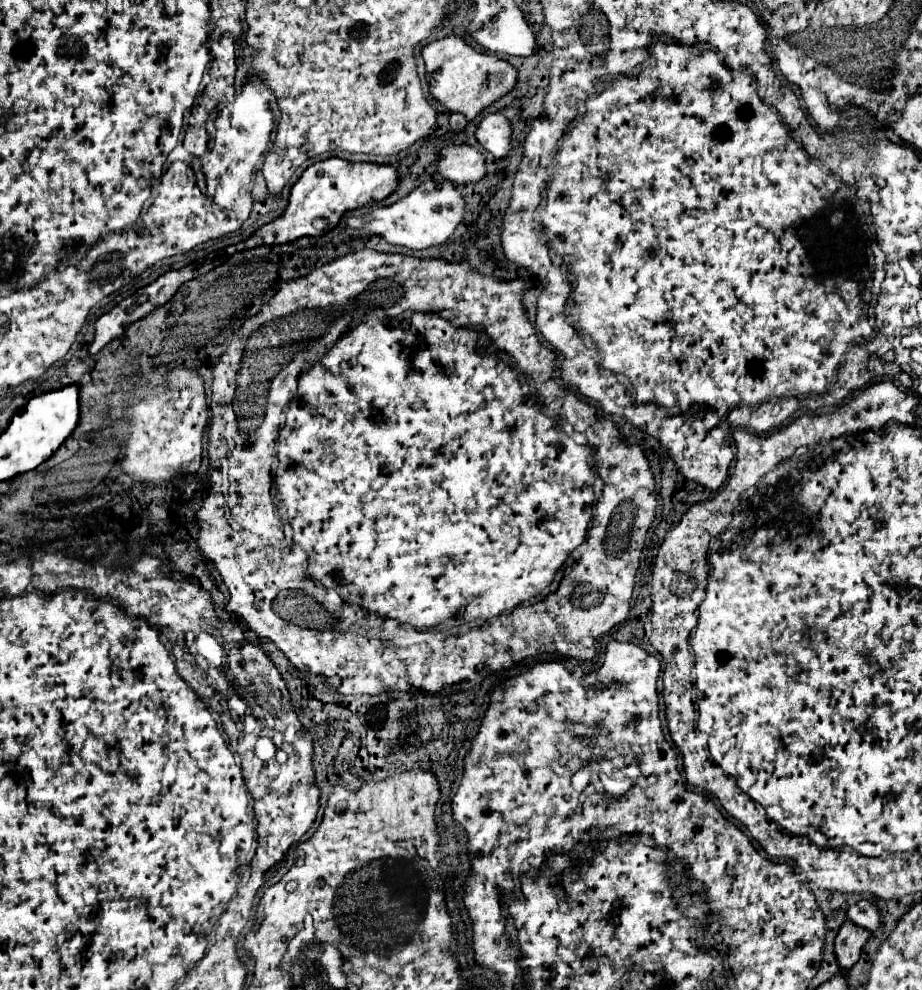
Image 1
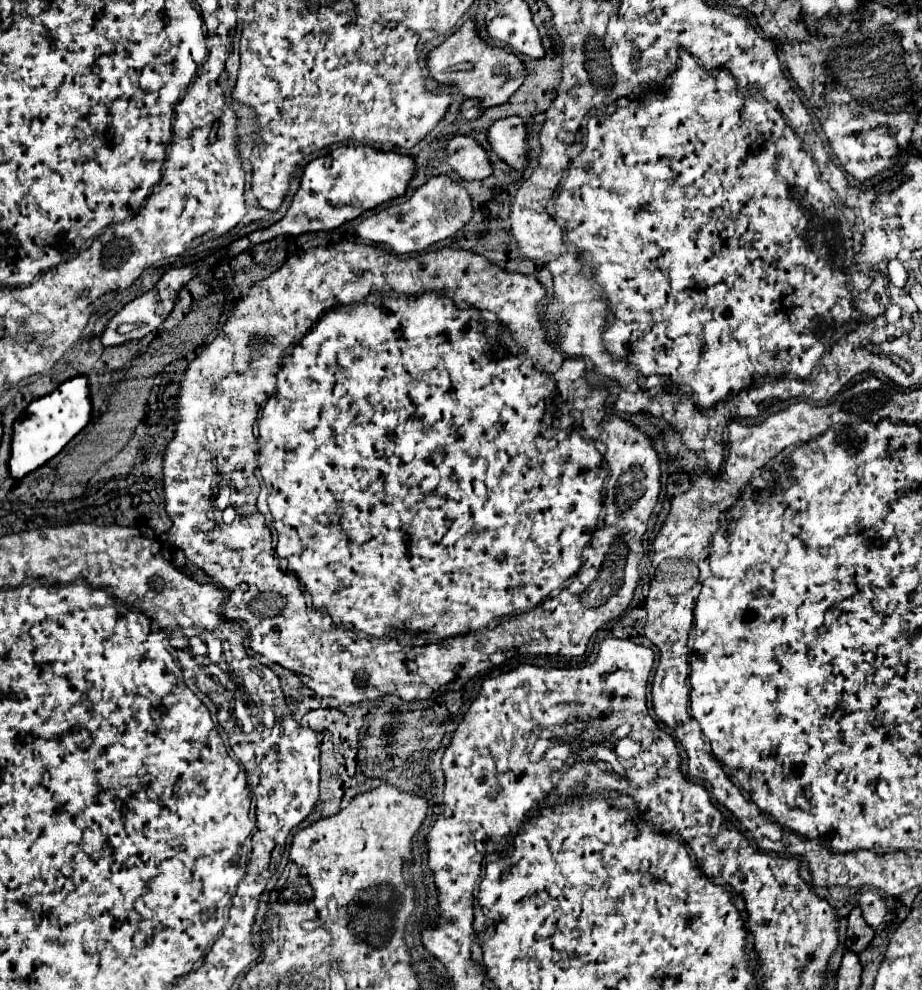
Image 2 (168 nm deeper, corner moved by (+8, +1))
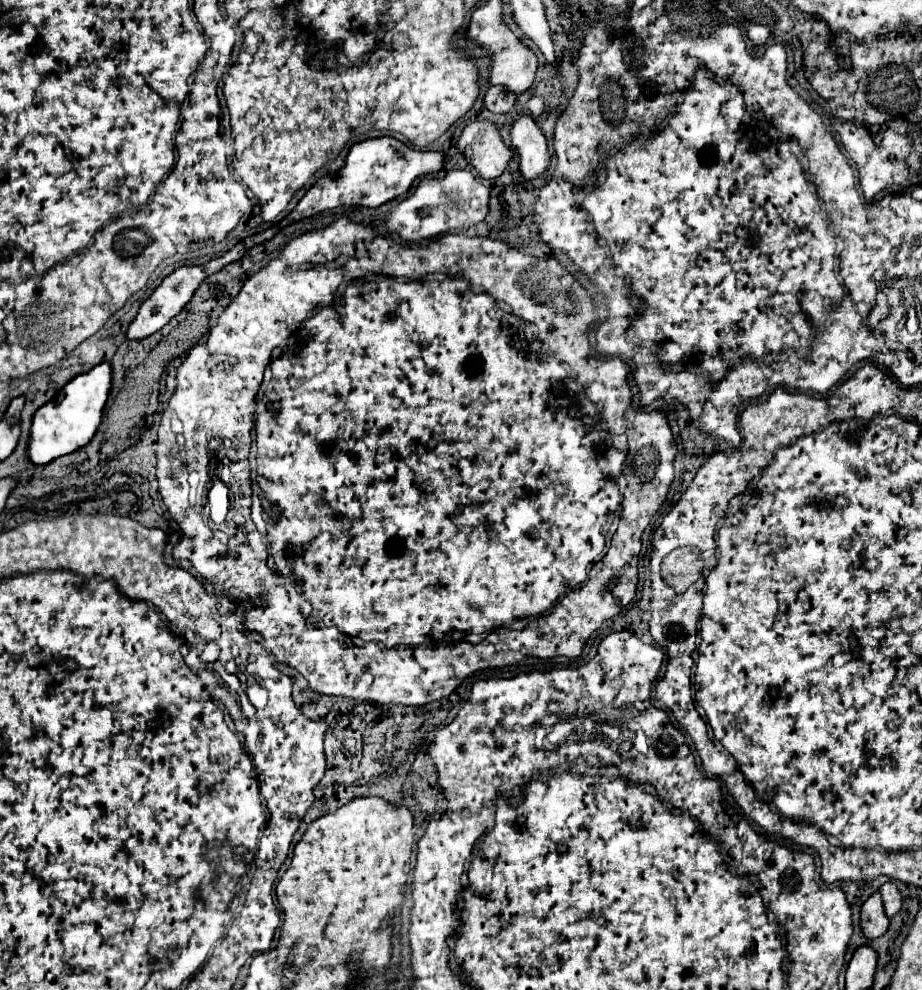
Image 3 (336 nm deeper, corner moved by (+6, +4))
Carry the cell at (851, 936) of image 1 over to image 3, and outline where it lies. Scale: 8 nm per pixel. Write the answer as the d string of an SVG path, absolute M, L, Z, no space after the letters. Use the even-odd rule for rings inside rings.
M874 892L874 894L862 904L860 920L862 920L862 932L864 932L868 938L878 938L878 936L886 934L890 920L886 918L886 912L884 912L884 908L882 908L882 898L878 896L878 892Z

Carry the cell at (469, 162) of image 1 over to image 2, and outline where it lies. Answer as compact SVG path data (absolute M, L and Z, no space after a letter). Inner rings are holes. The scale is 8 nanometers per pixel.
M454 137L446 147L446 161L464 181L486 179L492 173L486 151L472 137Z

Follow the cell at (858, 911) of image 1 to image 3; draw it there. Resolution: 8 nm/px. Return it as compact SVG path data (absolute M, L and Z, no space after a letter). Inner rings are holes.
M886 882L886 884L880 888L880 894L882 894L882 900L884 900L886 916L892 918L892 916L902 908L902 894L900 894L900 890L896 888L894 882Z

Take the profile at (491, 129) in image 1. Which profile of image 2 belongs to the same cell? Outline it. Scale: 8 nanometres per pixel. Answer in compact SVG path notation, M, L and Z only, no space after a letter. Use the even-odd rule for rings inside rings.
M504 117L494 121L488 131L488 143L492 151L510 167L520 169L526 165L526 125L520 117Z

